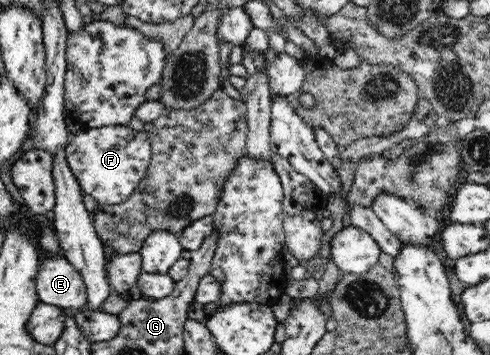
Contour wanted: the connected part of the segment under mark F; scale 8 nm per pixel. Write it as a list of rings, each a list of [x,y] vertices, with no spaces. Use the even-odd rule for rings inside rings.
[[[127,125],[83,128],[83,131],[71,137],[65,148],[65,159],[76,177],[76,181],[84,194],[90,195],[101,205],[118,205],[132,197],[135,189],[147,177],[148,166],[152,159],[152,141],[145,130],[132,130]]]

